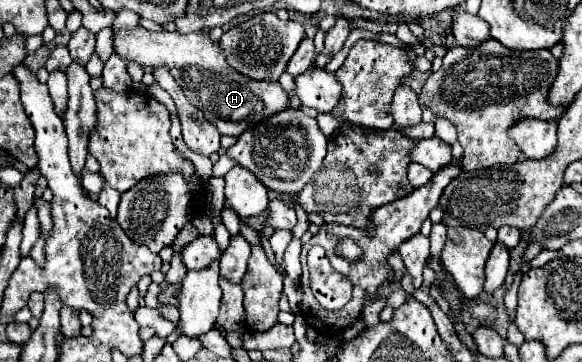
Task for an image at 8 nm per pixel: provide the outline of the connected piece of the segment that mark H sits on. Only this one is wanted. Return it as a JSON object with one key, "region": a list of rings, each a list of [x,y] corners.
{"region":[[[136,27],[112,33],[112,43],[114,53],[124,61],[134,61],[142,67],[168,67],[190,103],[202,109],[204,117],[214,123],[222,135],[238,137],[242,131],[254,127],[262,117],[270,117],[288,107],[288,95],[280,83],[252,81],[230,69],[220,45],[210,41],[208,33],[180,35]]]}

